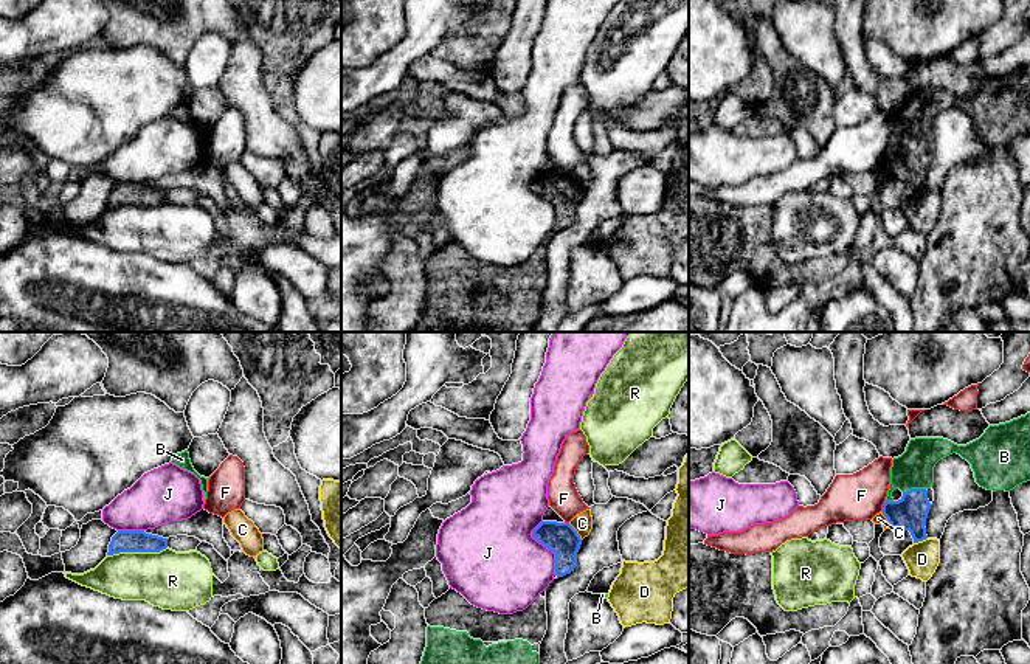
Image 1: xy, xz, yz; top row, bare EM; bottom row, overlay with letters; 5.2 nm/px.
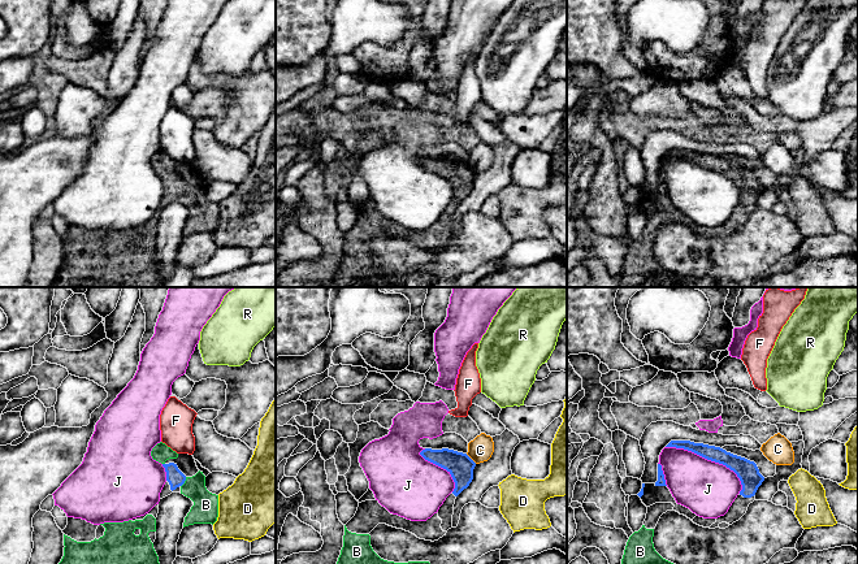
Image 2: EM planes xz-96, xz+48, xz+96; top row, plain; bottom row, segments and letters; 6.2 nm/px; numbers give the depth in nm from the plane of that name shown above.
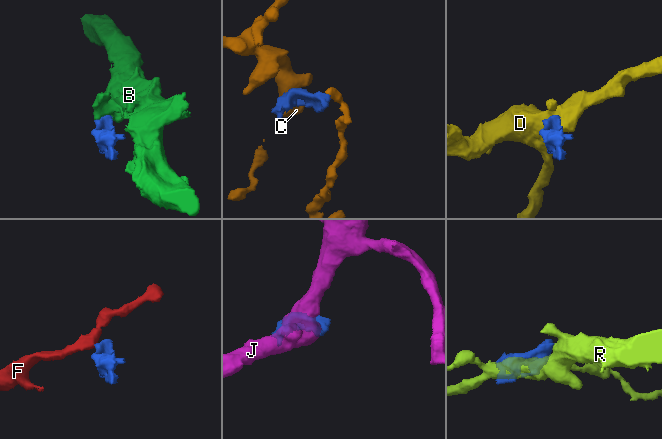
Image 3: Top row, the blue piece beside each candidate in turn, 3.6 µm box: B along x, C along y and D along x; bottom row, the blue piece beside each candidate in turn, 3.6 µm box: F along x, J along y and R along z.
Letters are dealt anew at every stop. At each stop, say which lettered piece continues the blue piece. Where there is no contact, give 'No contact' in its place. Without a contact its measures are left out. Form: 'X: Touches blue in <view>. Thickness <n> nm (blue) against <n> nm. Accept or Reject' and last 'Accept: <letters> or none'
B: Touches blue in yz. Thickness 170 nm (blue) against 200 nm. Accept
C: Touches blue in xz. Thickness 170 nm (blue) against 100 nm. Reject
D: Touches blue in yz. Thickness 170 nm (blue) against 180 nm. Reject
F: Touches blue in yz. Thickness 170 nm (blue) against 240 nm. Reject
J: Touches blue in xz. Thickness 170 nm (blue) against 440 nm. Reject
R: Touches blue in xy. Thickness 110 nm (blue) against 300 nm. Reject
Accept: B

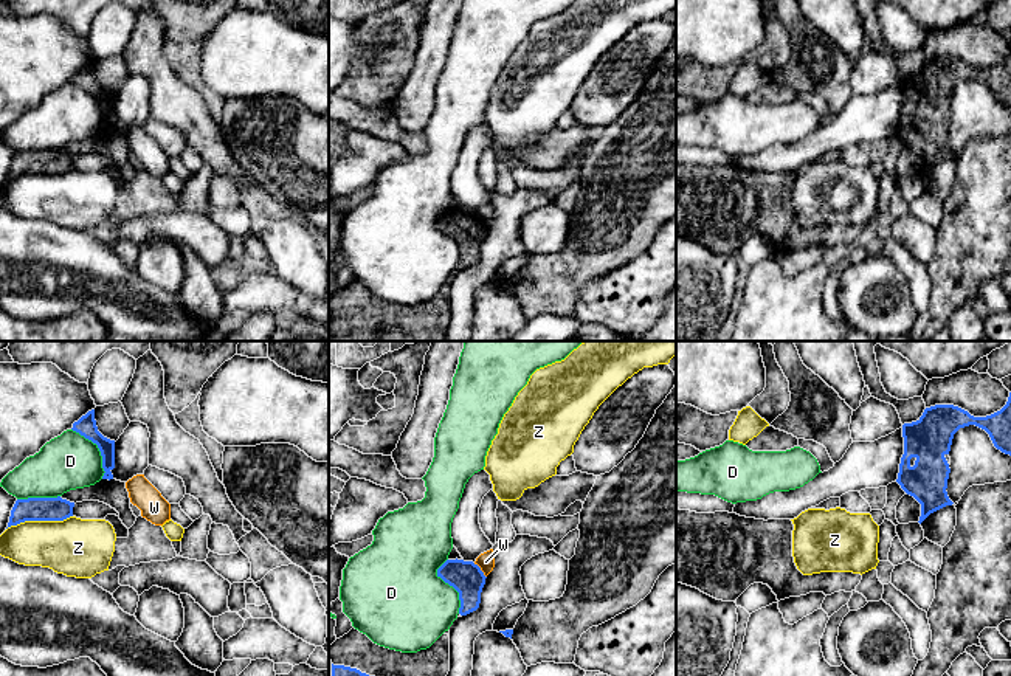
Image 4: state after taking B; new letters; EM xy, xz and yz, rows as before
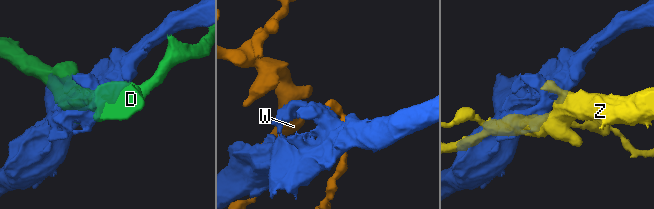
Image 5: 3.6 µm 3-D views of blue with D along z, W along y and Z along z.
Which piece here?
D: Touches blue in xy. Thickness 100 nm (blue) against 280 nm. Reject
W: Touches blue in xz. Thickness 170 nm (blue) against 90 nm. Reject
Z: Touches blue in xy. Thickness 130 nm (blue) against 300 nm. Reject
Accept: none

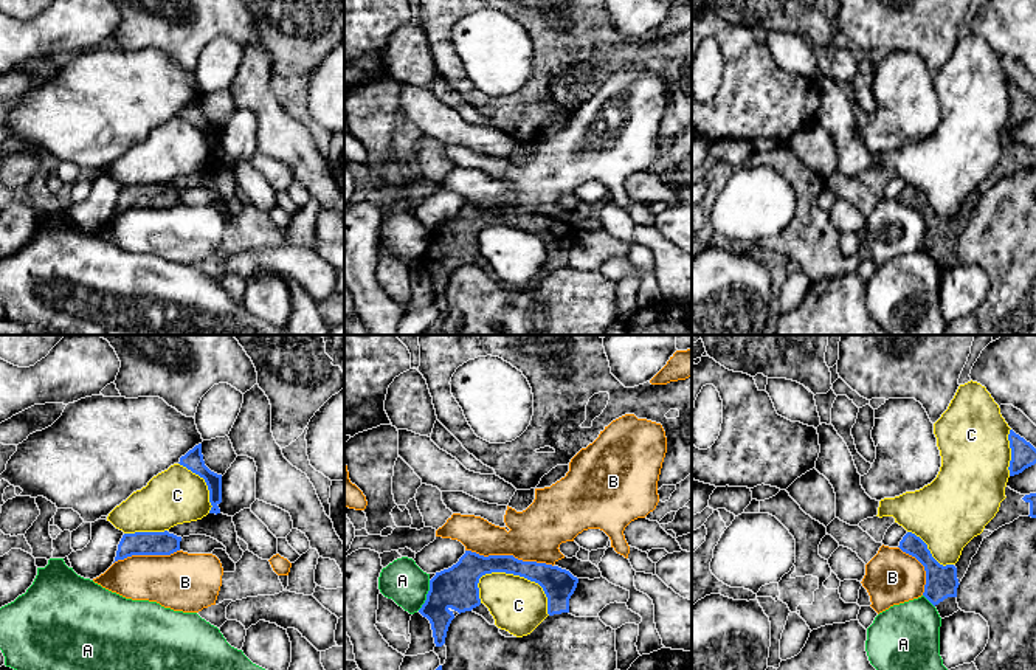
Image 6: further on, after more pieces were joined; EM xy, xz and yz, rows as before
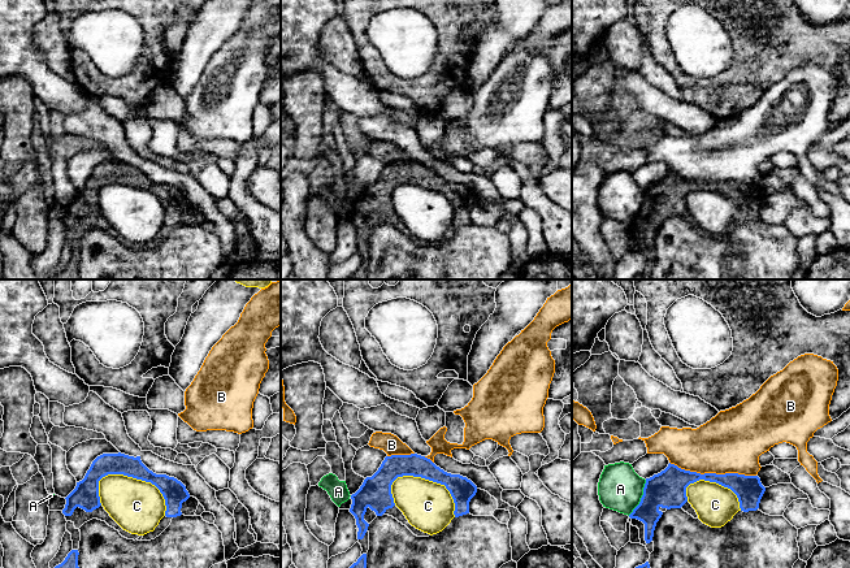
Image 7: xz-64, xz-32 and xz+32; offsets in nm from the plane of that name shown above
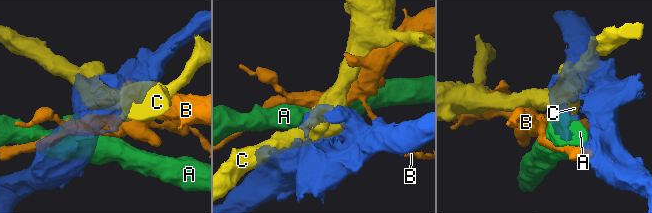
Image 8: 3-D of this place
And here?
A: Touches blue in xz. Thickness 220 nm (blue) against 220 nm. Reject
B: Touches blue in xz. Thickness 150 nm (blue) against 280 nm. Reject
C: Touches blue in xz. Thickness 170 nm (blue) against 280 nm. Reject
Accept: none

